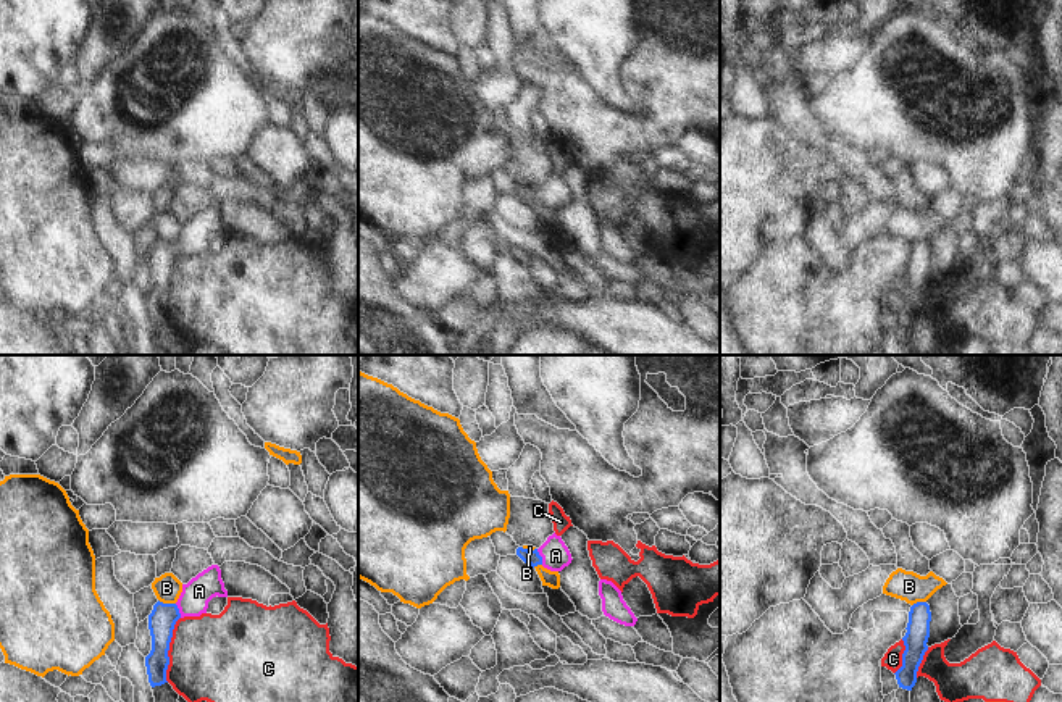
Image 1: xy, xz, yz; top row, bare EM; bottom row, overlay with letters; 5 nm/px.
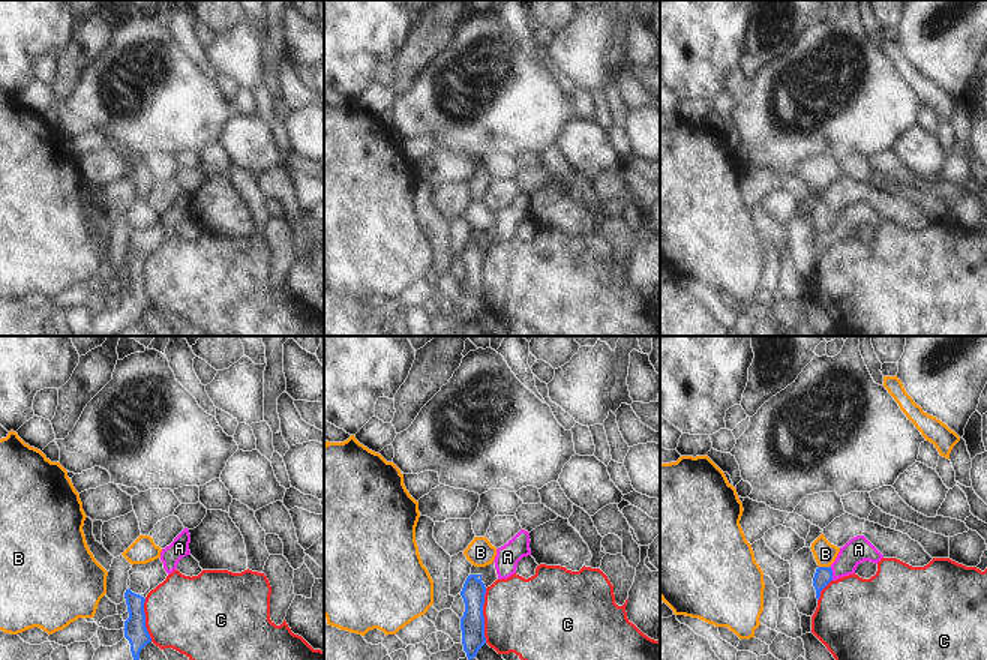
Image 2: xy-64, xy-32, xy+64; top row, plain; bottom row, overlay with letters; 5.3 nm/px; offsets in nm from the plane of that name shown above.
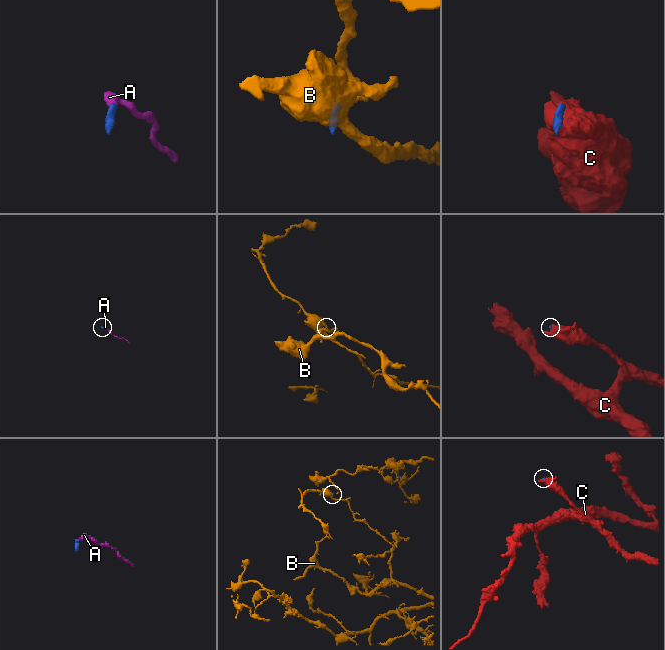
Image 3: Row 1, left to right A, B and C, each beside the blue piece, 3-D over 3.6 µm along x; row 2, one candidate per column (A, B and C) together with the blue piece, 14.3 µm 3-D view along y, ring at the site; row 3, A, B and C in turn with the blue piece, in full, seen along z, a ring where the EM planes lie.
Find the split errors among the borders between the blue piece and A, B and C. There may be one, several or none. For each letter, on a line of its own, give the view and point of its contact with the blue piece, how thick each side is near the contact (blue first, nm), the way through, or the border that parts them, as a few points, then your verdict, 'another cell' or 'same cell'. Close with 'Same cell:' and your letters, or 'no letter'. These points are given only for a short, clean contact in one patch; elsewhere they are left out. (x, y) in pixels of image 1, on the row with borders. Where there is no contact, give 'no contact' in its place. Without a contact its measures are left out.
A: meets blue in xz at (541, 557); 80 nm thick on the blue side, 140 nm on the other; runs through xz (531, 557), (541, 557), (556, 555); same cell
B: meets blue in xy at (167, 604); 140 nm thick on the blue side, 140 nm on the other; border along xy (158, 599), (175, 604); another cell
C: meets blue in xy at (168, 649); 140 nm thick on the blue side, 440 nm on the other; border along xy (179, 617), (170, 643), (167, 681); another cell
Same cell: A

